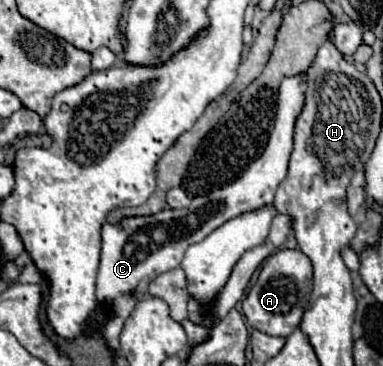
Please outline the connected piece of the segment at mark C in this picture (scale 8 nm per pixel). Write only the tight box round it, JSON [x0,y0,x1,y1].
[97,72,307,350]

